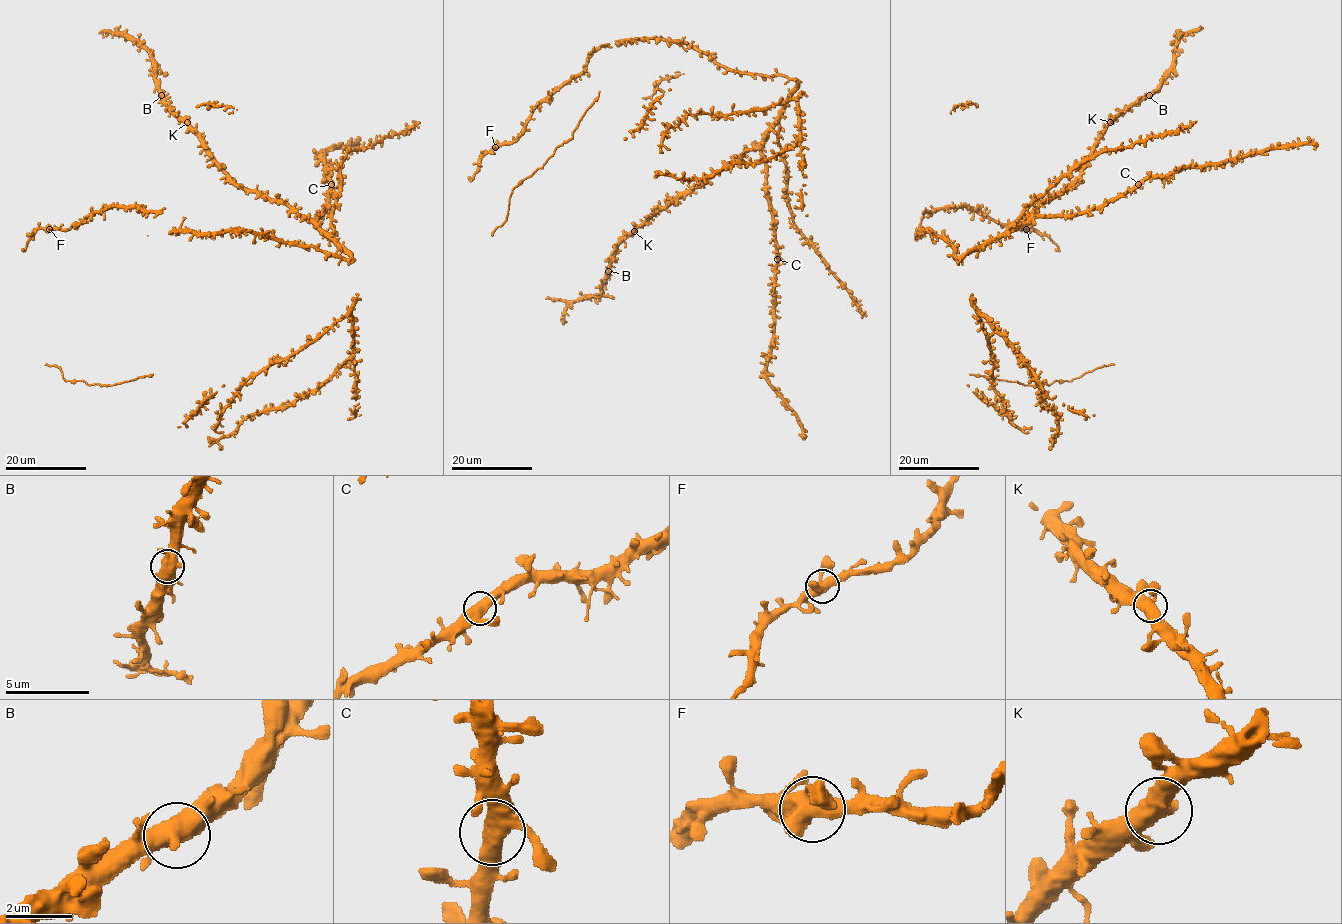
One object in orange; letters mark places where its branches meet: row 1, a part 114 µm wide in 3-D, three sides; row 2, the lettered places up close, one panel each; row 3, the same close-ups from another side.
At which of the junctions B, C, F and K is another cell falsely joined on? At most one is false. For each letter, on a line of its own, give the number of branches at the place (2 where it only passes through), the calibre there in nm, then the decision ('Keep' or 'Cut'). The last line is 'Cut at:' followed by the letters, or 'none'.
B: Branches: 3. Thickness 480 nm. Keep
C: Branches: 3. Thickness 480 nm. Keep
F: Branches: 3. Thickness 480 nm. Keep
K: Branches: 3. Thickness 500 nm. Keep
Cut at: none

